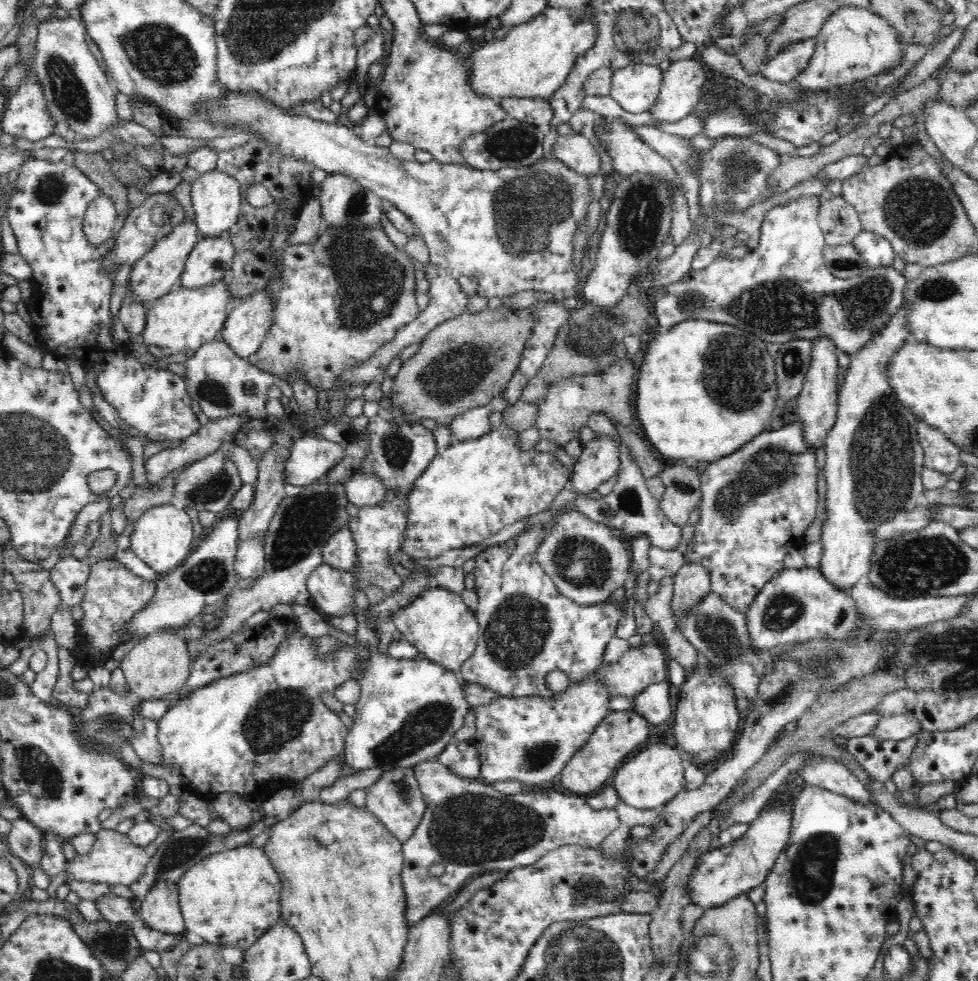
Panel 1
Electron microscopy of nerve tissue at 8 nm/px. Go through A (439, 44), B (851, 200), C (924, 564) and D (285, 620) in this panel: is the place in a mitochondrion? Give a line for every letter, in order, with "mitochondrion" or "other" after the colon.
A: other
B: other
C: mitochondrion
D: other

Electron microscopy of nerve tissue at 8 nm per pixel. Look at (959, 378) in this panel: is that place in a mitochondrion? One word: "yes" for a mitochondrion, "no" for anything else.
no

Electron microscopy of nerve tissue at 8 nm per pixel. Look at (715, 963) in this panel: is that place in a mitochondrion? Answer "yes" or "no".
yes

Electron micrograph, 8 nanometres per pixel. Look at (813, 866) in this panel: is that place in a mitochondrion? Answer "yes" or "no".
yes

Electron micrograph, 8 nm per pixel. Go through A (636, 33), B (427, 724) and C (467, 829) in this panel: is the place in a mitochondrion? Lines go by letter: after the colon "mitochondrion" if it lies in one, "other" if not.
A: mitochondrion
B: mitochondrion
C: mitochondrion

